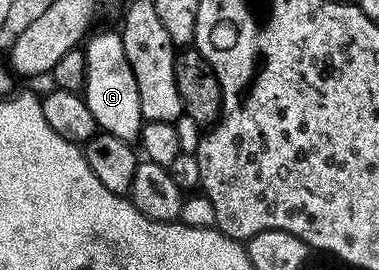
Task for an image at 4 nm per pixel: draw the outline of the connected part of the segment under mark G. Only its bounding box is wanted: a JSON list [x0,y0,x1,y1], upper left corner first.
[84,29,143,144]

